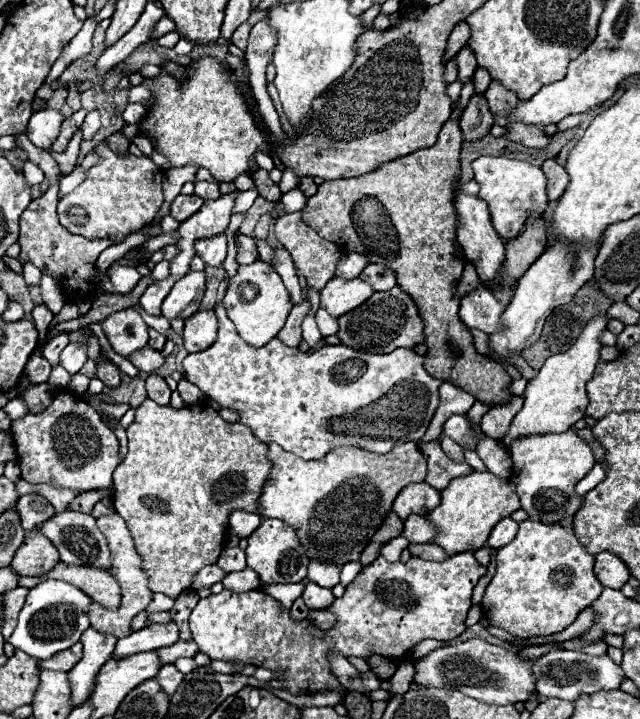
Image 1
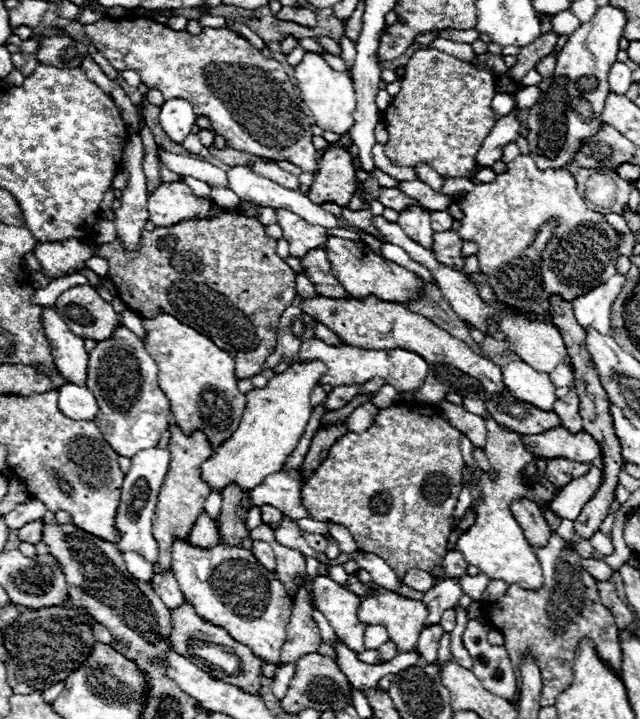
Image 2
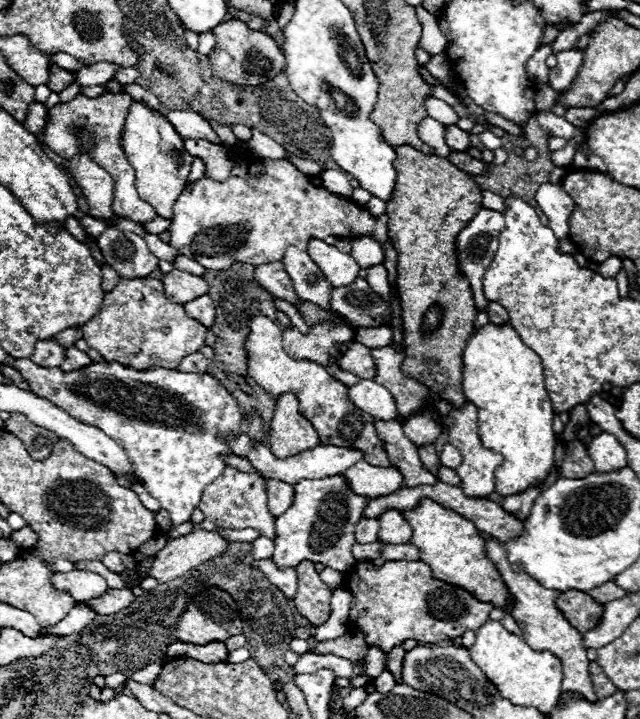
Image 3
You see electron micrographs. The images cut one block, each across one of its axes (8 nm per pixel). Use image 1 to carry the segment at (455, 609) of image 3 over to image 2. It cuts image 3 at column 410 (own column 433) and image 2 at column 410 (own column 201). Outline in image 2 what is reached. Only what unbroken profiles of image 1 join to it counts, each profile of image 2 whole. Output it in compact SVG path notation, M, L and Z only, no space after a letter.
M378 588L376 596L362 598L362 606L358 610L364 624L386 624L390 640L396 642L402 652L412 652L416 646L420 636L420 614L424 628L428 614L426 606L420 600L402 598L386 588Z

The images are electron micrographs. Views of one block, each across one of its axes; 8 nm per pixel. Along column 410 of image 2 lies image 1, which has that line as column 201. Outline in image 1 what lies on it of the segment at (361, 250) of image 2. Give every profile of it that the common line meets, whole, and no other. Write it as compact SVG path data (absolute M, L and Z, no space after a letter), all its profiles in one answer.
M188 272L180 278L162 302L162 316L168 320L192 316L204 296L204 272Z

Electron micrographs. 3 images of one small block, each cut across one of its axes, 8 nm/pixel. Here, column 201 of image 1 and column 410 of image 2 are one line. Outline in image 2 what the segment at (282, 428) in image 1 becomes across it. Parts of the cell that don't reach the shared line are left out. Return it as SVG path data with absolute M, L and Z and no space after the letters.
M318 338L306 340L298 352L298 360L320 360L326 364L326 374L320 378L320 384L332 384L332 386L346 386L346 384L364 384L374 376L386 378L386 384L394 386L398 392L406 390L418 390L424 384L424 378L428 374L428 364L422 356L416 352L408 352L402 348L396 350L364 350L356 346L328 346Z

